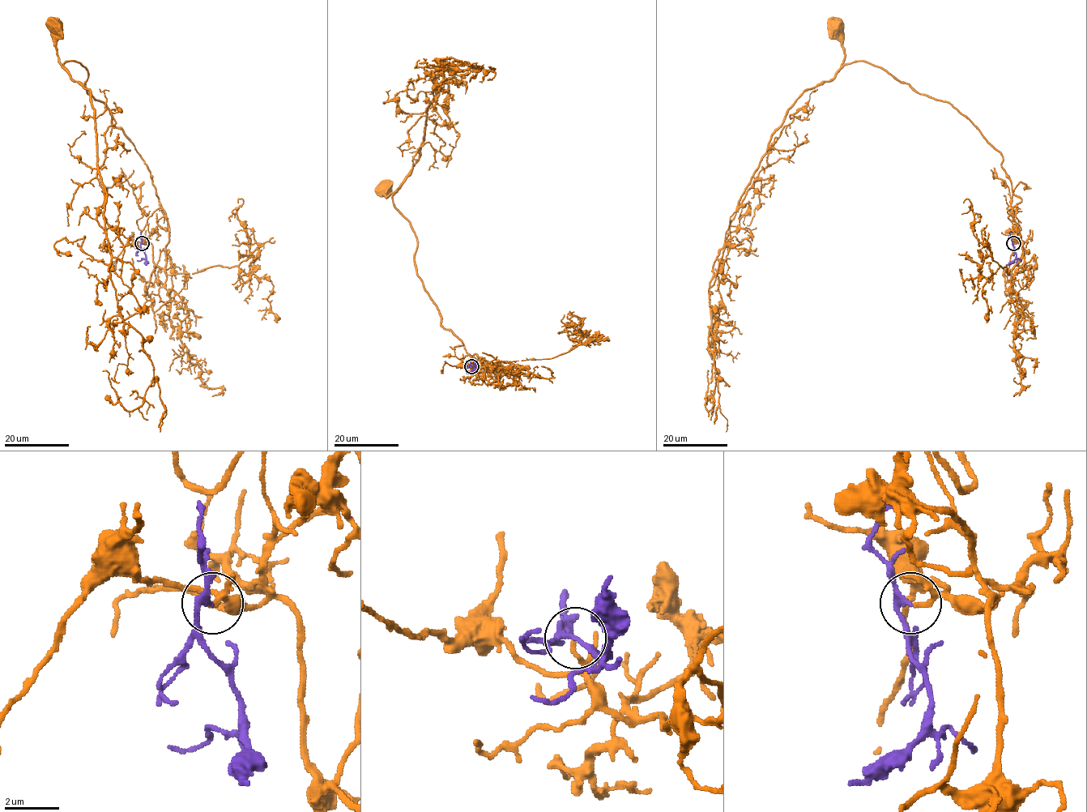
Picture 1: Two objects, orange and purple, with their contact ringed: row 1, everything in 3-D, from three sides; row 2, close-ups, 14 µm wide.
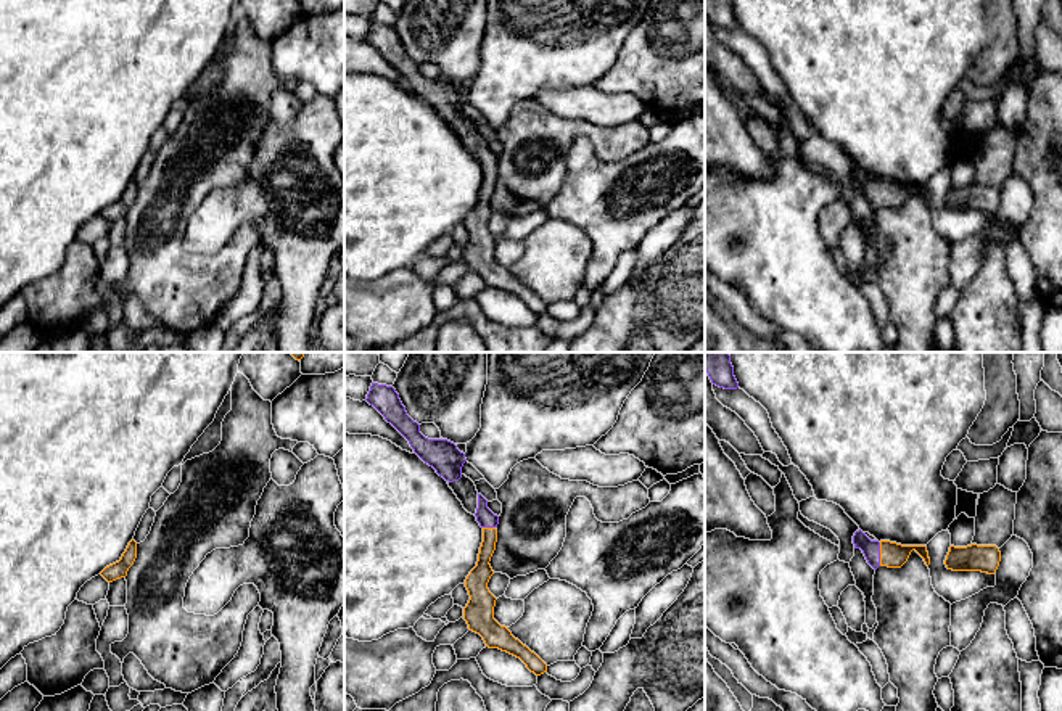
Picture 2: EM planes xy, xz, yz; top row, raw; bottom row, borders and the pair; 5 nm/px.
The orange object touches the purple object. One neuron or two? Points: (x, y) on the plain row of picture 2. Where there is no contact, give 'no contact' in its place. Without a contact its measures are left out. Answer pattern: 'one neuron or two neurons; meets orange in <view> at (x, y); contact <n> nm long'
one neuron; meets orange in yz at (880, 193); contact 120 nm long

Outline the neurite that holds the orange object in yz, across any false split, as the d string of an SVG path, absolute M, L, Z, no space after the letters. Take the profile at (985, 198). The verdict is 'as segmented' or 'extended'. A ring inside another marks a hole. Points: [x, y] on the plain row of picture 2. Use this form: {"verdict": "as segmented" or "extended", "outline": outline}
{"verdict": "as segmented", "outline": "M996 185L949 187L945 204L953 211L982 211L994 214L1001 201Z"}

